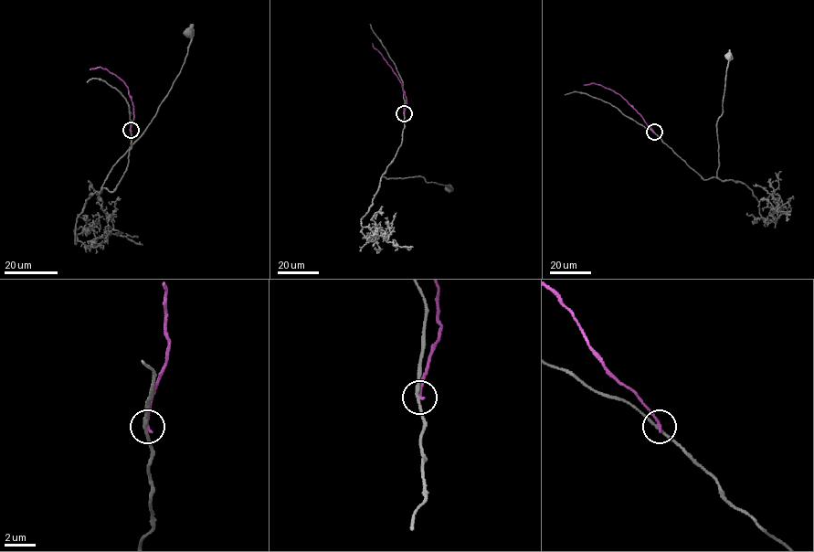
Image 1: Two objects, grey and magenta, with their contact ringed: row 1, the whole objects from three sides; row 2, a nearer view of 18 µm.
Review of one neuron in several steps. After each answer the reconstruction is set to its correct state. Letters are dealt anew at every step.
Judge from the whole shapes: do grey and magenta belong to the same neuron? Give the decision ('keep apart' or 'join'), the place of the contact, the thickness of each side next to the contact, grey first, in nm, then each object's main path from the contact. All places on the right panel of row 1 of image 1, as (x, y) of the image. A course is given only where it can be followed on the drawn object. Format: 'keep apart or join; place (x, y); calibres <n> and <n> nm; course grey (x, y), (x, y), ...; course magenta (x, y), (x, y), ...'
keep apart; place (654, 132); calibres 170 and 200 nm; course grey (654, 132), (704, 180), (716, 176), (719, 162), (717, 122), (723, 111), (729, 57); course magenta (654, 132), (612, 90), (594, 83), (584, 85)

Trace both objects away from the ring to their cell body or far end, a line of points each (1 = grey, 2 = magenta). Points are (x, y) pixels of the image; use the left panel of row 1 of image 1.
1: (130, 130), (126, 170), (117, 187), (110, 192), (101, 187), (111, 168), (154, 116), (180, 72), (190, 33)
2: (131, 130), (133, 106), (126, 84), (107, 69), (89, 69)

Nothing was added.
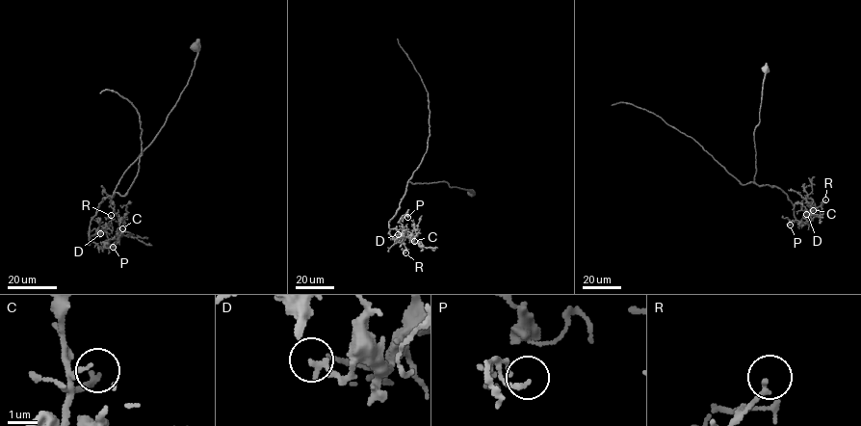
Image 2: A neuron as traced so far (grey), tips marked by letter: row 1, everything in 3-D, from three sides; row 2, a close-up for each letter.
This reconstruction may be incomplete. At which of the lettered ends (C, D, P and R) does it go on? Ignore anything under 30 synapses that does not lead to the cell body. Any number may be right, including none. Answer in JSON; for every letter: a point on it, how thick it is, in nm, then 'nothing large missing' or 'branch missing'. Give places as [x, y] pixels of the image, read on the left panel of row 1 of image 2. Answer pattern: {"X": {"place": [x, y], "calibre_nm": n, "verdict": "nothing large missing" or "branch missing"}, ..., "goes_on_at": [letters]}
{"C": {"place": [122, 228], "calibre_nm": 200, "verdict": "branch missing"}, "D": {"place": [100, 233], "calibre_nm": 200, "verdict": "nothing large missing"}, "P": {"place": [113, 247], "calibre_nm": 160, "verdict": "nothing large missing"}, "R": {"place": [111, 215], "calibre_nm": 180, "verdict": "nothing large missing"}, "goes_on_at": ["C"]}

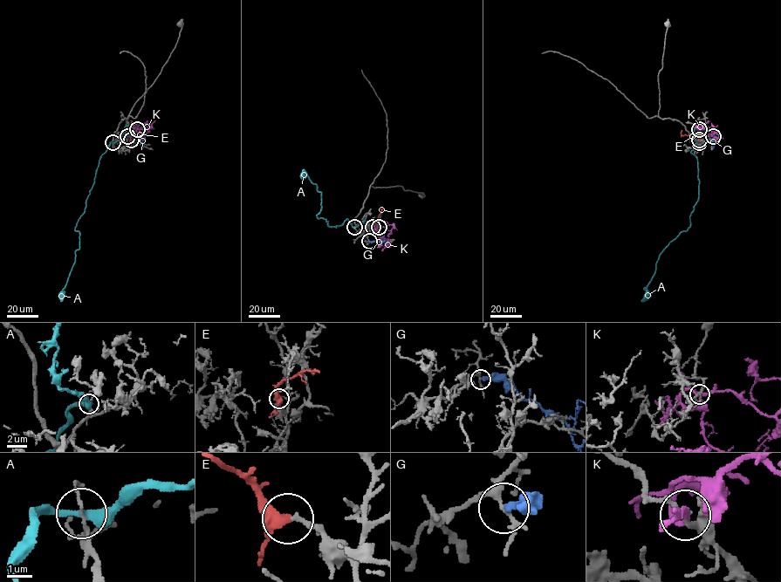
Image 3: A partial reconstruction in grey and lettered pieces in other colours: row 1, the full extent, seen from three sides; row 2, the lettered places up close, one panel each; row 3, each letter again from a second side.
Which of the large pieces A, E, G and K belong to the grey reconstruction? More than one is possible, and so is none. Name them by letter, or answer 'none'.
E

